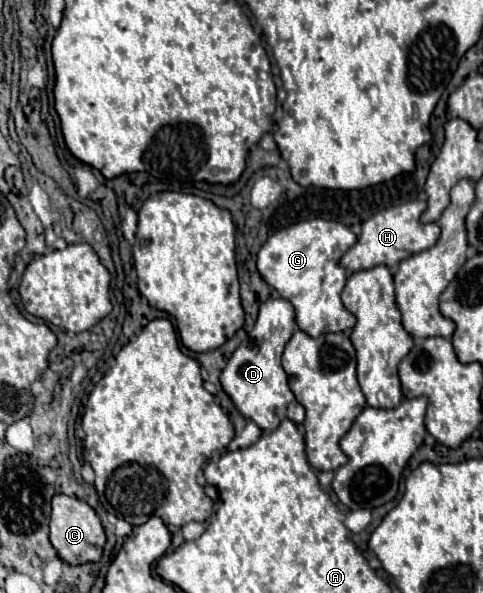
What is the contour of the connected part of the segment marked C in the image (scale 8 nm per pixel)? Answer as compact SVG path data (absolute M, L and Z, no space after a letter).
M57 494L53 498L53 510L51 510L51 544L55 546L59 558L67 564L89 564L89 562L99 562L105 546L105 530L103 524L97 516L97 512L87 504L77 498Z

